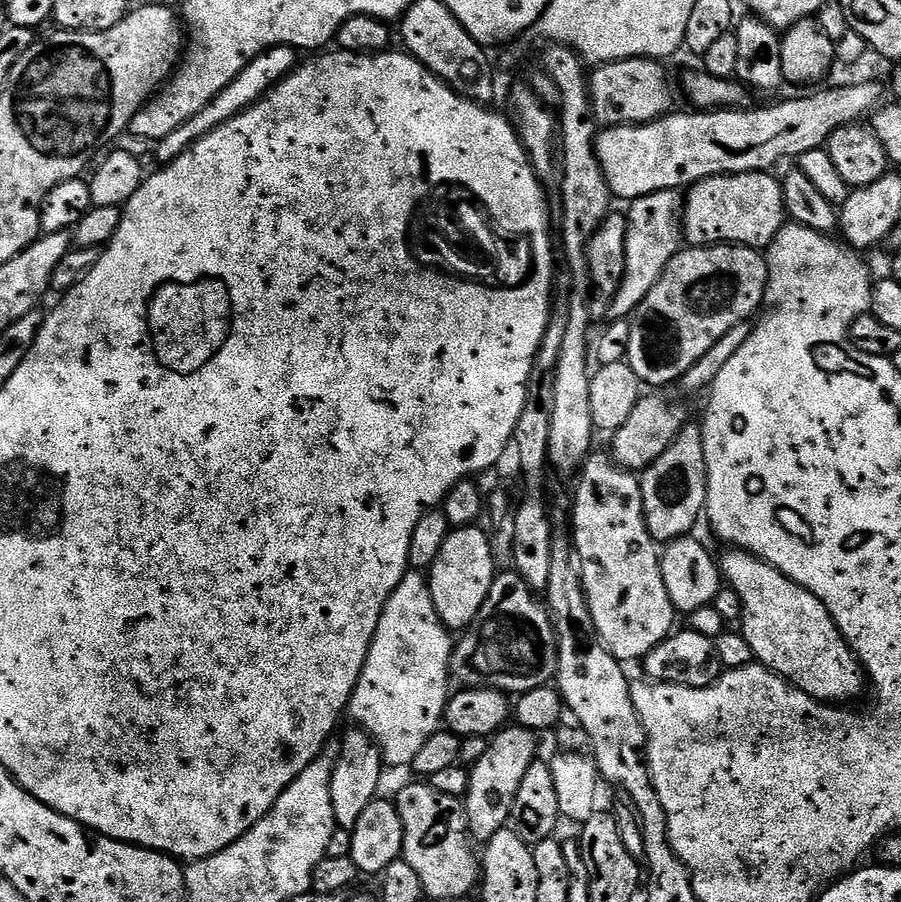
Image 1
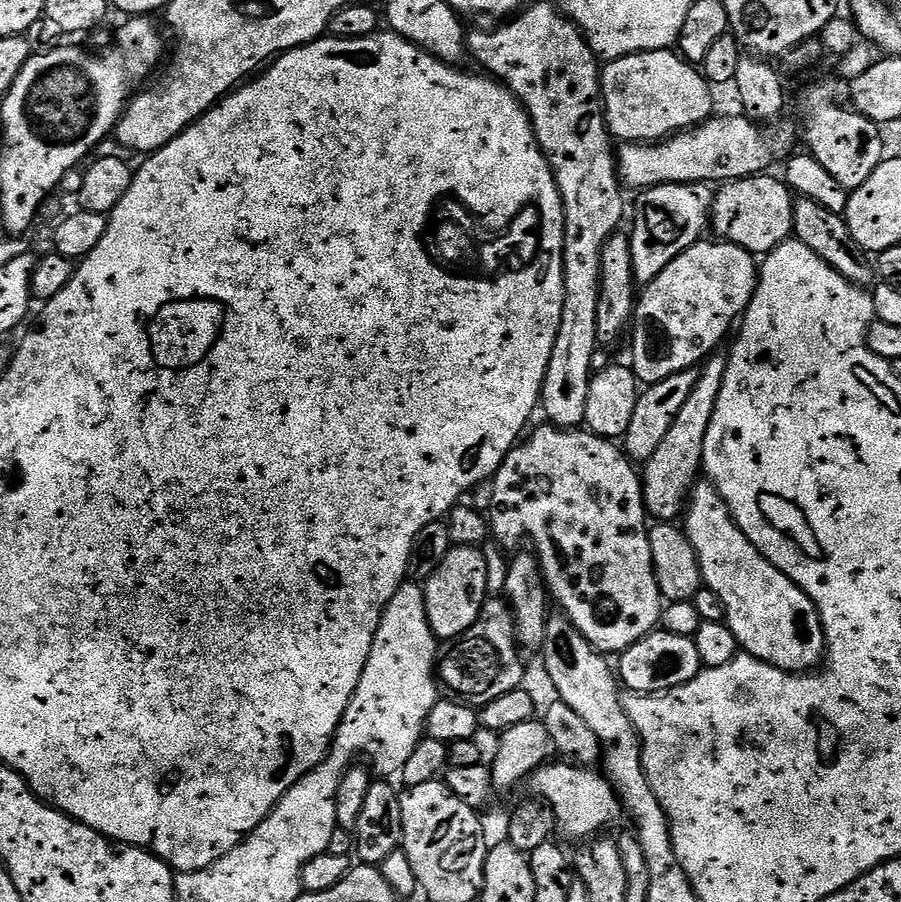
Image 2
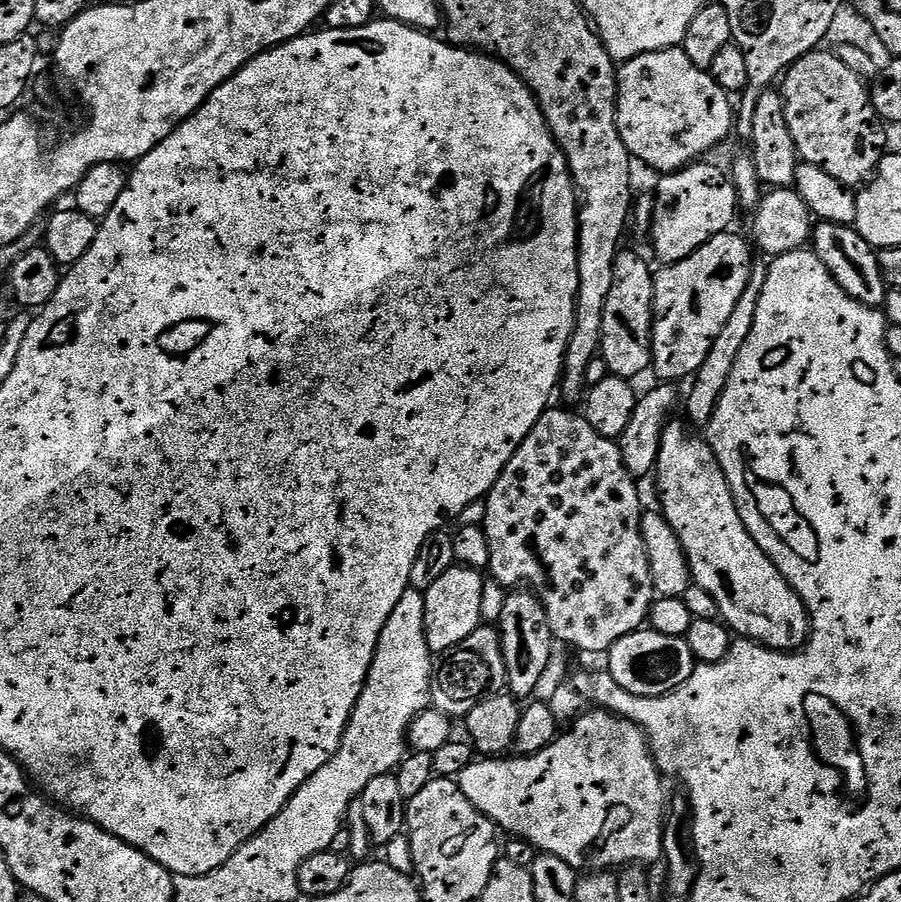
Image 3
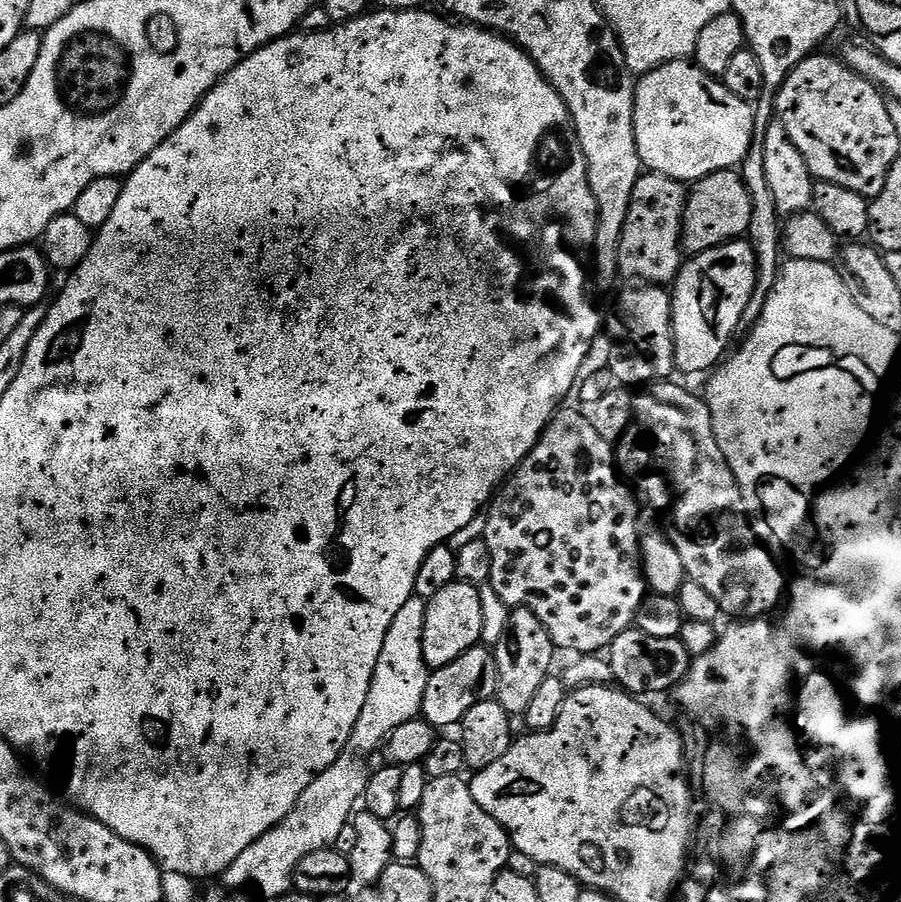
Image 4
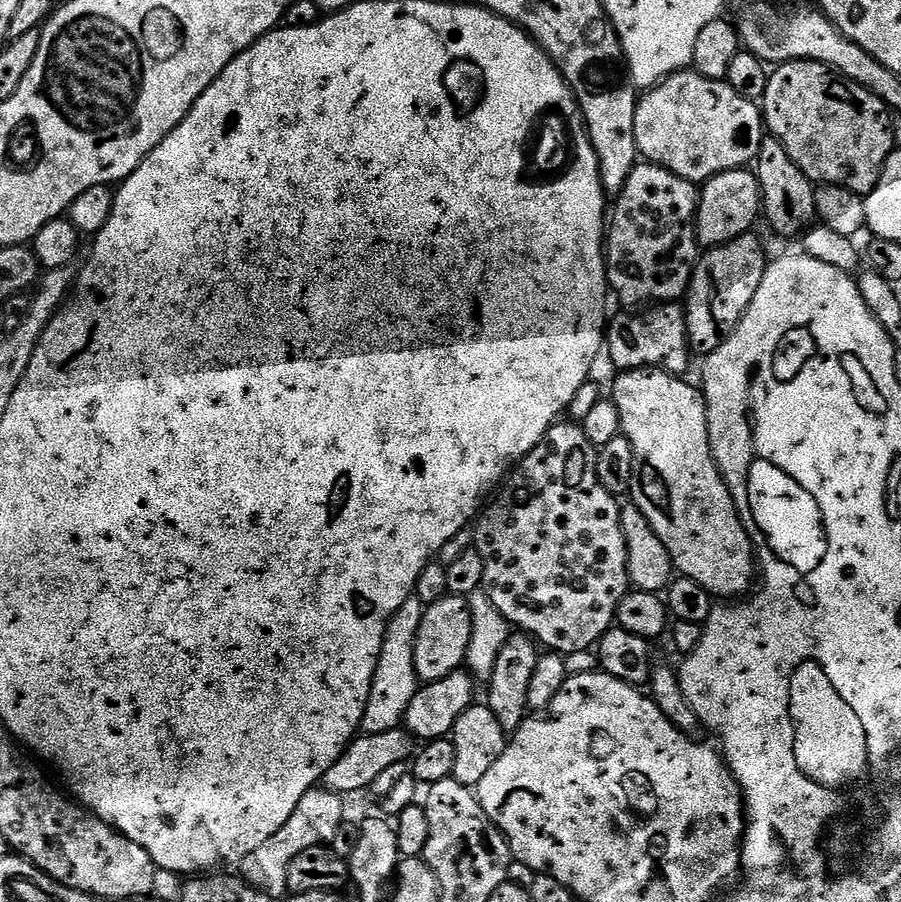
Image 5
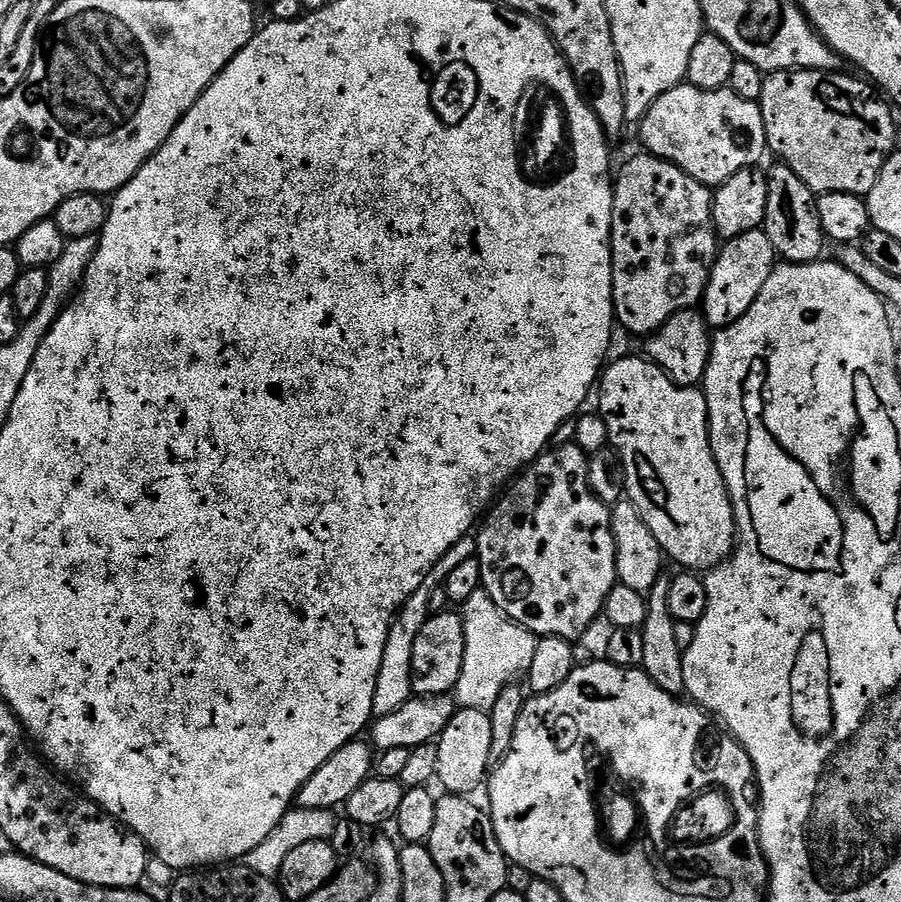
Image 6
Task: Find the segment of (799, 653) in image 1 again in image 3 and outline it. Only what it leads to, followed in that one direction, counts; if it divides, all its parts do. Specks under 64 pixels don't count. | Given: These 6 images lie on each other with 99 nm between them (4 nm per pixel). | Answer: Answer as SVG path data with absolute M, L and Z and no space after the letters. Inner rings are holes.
M669 422L664 427L654 481L660 487L659 511L664 513L666 522L670 522L674 534L678 534L678 542L682 542L695 587L706 590L706 594L714 598L720 611L719 619L737 637L745 636L748 639L745 641L755 642L759 647L770 648L774 652L795 652L803 648L808 643L810 631L808 607L800 601L800 596L760 549L758 542L754 542L750 530L746 530L738 514L730 482L707 439L700 437L699 440L688 430L689 425L684 422Z

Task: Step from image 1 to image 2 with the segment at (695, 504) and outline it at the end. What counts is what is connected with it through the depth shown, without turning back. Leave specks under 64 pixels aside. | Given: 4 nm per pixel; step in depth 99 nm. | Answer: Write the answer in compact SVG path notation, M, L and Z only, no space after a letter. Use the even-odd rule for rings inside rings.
M716 352L705 359L699 371L699 380L678 416L674 418L674 425L670 426L670 431L663 438L658 450L645 461L641 479L645 511L657 521L675 521L685 511L703 467L706 432L709 430L710 418L713 417L727 369L725 353Z

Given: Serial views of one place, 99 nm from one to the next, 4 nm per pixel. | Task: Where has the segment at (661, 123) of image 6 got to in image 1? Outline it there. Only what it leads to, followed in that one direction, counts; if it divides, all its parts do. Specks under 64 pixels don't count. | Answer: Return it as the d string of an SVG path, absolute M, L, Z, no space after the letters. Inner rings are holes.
M647 58L615 60L613 64L599 65L588 81L588 96L592 99L592 115L596 117L597 125L617 128L619 124L649 124L669 115L676 96L664 66L659 60Z

